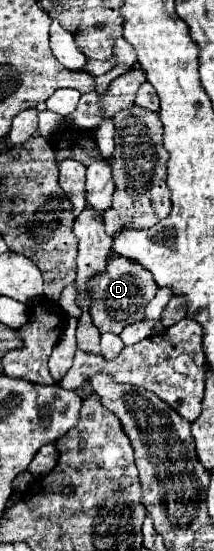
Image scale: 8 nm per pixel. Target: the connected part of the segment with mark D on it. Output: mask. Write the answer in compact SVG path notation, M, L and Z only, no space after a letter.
M125 257L109 259L109 269L89 281L89 293L93 297L93 305L89 309L93 317L93 325L101 333L115 333L119 335L127 325L145 319L145 307L157 293L157 283L153 275L139 263L129 261Z

